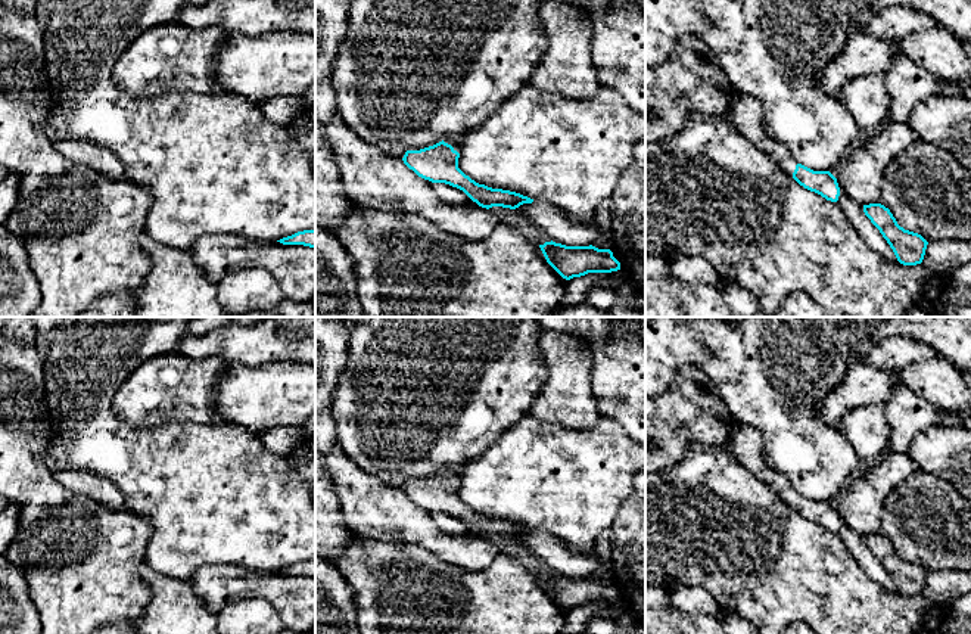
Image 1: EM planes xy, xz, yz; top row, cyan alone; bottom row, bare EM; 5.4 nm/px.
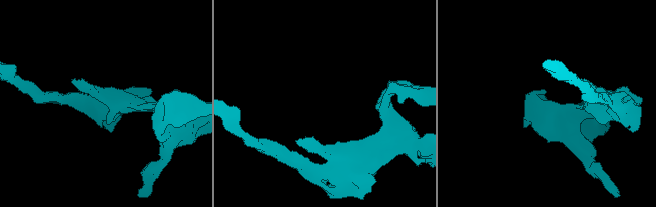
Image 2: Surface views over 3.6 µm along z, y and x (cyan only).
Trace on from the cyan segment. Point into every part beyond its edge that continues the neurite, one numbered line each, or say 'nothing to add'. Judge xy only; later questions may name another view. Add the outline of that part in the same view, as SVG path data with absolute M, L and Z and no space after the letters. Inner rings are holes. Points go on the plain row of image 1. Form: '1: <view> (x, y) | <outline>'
nothing to add

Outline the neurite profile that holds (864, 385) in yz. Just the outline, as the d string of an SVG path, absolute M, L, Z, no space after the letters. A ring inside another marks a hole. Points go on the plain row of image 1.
M858 361L847 369L843 382L825 395L818 414L828 426L838 428L846 413L862 405L886 404L899 386L899 370Z

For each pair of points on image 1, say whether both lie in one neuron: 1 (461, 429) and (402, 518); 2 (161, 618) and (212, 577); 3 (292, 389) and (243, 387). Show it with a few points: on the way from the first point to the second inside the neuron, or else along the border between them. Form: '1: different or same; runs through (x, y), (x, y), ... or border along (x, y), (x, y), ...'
1: different; border along (370, 474), (385, 484), (401, 490)
2: different; border along (187, 580), (199, 600), (215, 615)
3: same; runs through (280, 389), (255, 389)

